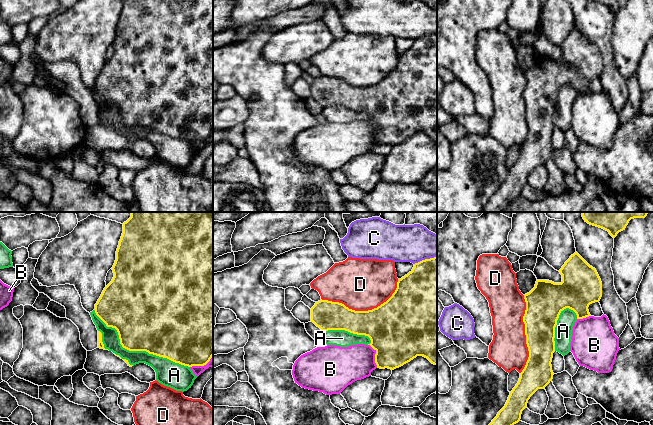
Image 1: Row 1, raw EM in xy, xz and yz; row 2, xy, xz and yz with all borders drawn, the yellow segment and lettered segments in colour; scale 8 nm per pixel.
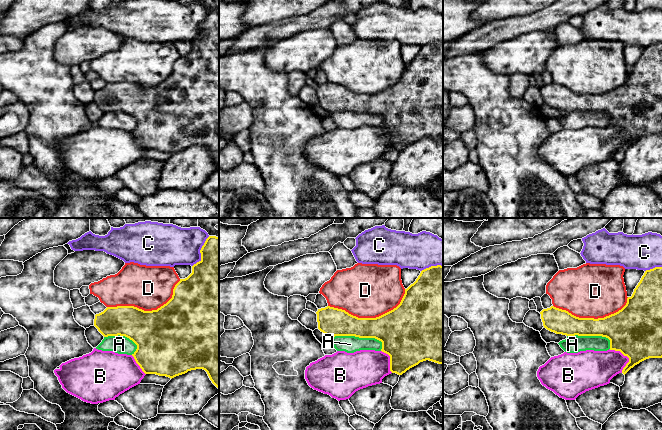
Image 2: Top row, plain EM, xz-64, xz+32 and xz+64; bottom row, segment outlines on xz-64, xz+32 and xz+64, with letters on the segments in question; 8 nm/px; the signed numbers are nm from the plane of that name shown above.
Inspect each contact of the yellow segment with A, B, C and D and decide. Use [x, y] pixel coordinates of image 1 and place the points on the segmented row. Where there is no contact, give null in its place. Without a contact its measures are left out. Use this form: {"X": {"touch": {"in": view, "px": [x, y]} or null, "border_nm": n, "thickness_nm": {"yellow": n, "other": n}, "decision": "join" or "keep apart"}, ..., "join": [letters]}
{"A": {"touch": {"in": "xy", "px": [135, 350]}, "border_nm": 900, "thickness_nm": {"yellow": 480, "other": 140}, "decision": "join"}, "B": {"touch": {"in": "xz", "px": [375, 356]}, "border_nm": 200, "thickness_nm": {"yellow": 440, "other": 300}, "decision": "keep apart"}, "C": {"touch": {"in": "xz", "px": [425, 259]}, "border_nm": 200, "thickness_nm": {"yellow": 500, "other": 300}, "decision": "keep apart"}, "D": {"touch": {"in": "xz", "px": [364, 311]}, "border_nm": 650, "thickness_nm": {"yellow": 380, "other": 420}, "decision": "keep apart"}, "join": ["A"]}

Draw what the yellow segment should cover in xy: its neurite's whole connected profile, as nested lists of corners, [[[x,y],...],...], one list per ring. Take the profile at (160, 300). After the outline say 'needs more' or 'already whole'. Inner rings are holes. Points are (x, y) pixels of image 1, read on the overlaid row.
[[[131,212],[131,217],[123,223],[123,233],[116,251],[116,260],[112,267],[114,277],[104,288],[100,298],[95,304],[96,315],[107,327],[115,328],[118,332],[120,344],[129,351],[146,351],[159,357],[167,358],[184,366],[204,366],[213,357],[213,212]]]; already whole

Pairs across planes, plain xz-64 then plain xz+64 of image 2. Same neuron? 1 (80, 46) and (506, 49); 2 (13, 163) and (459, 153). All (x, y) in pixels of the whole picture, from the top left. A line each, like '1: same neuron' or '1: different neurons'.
1: same neuron
2: same neuron

